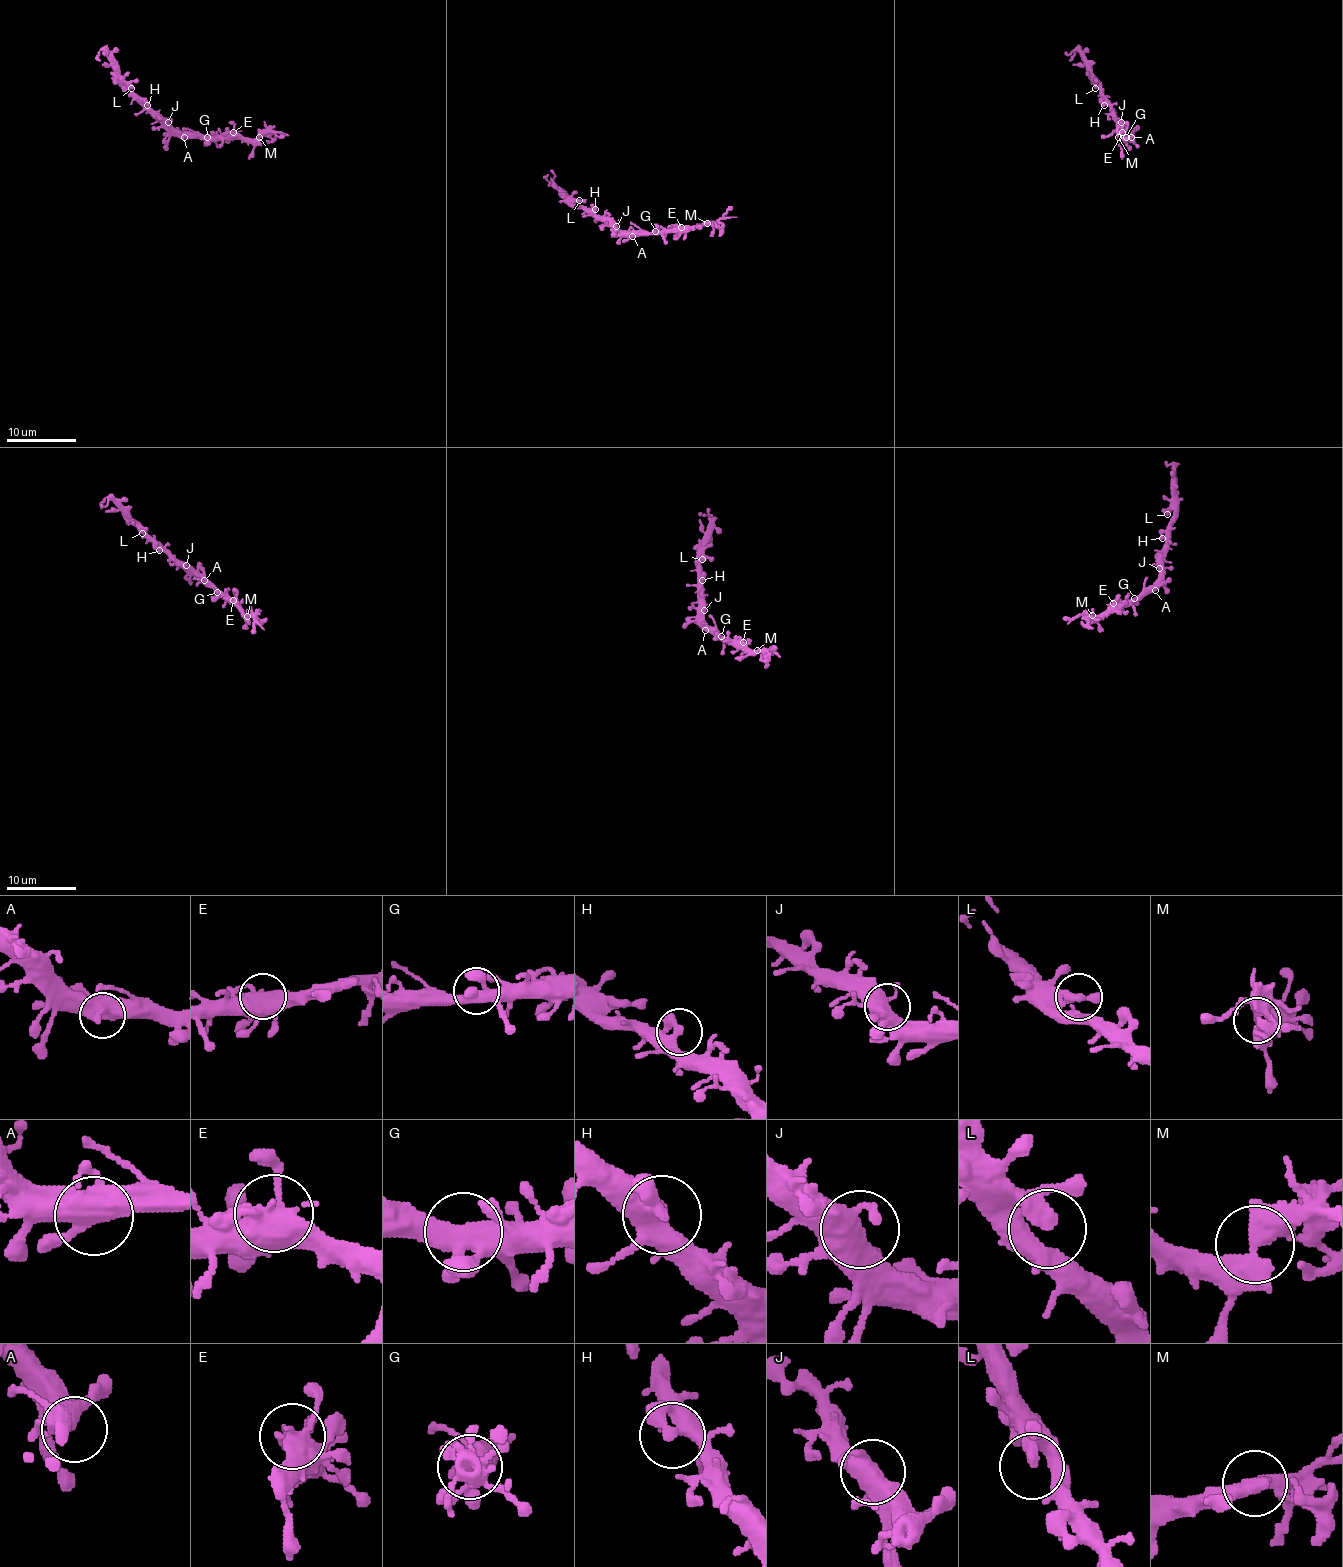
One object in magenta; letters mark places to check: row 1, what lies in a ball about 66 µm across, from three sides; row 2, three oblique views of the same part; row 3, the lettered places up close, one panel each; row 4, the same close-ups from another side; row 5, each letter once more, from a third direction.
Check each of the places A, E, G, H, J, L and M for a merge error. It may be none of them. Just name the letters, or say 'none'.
M

